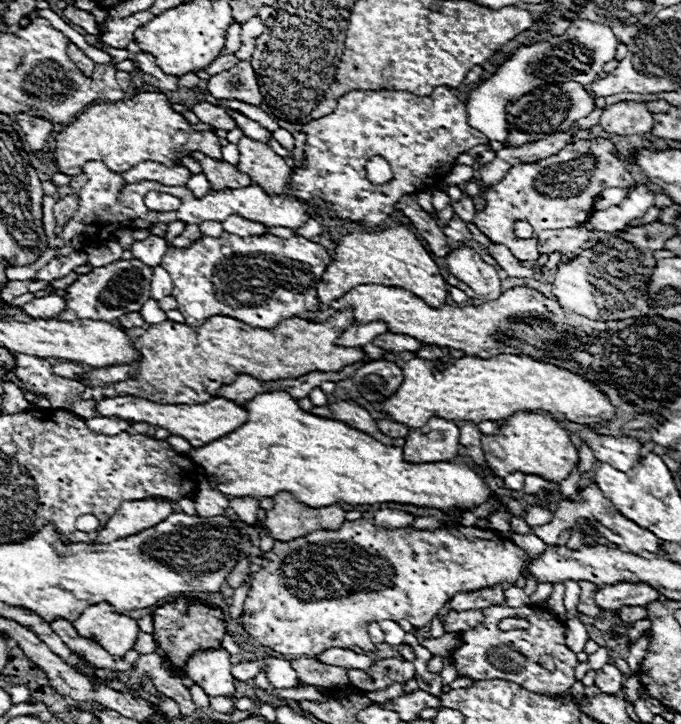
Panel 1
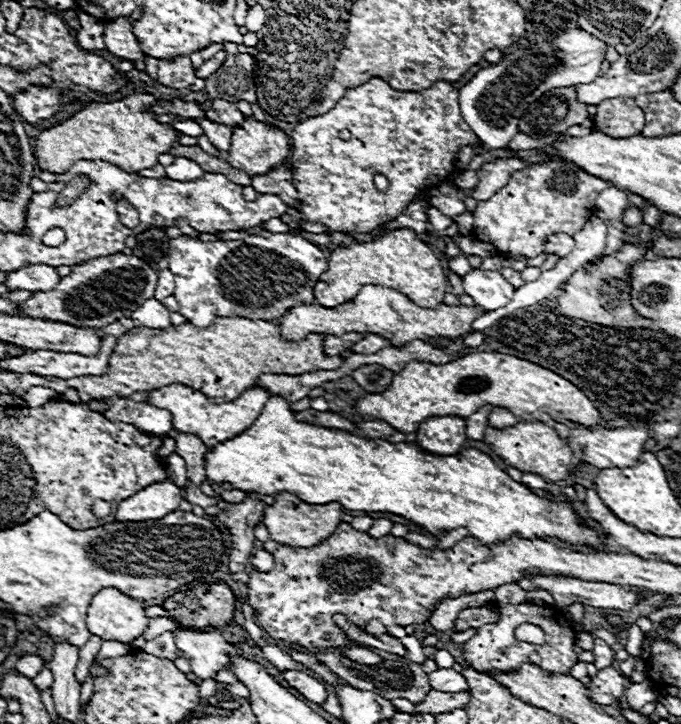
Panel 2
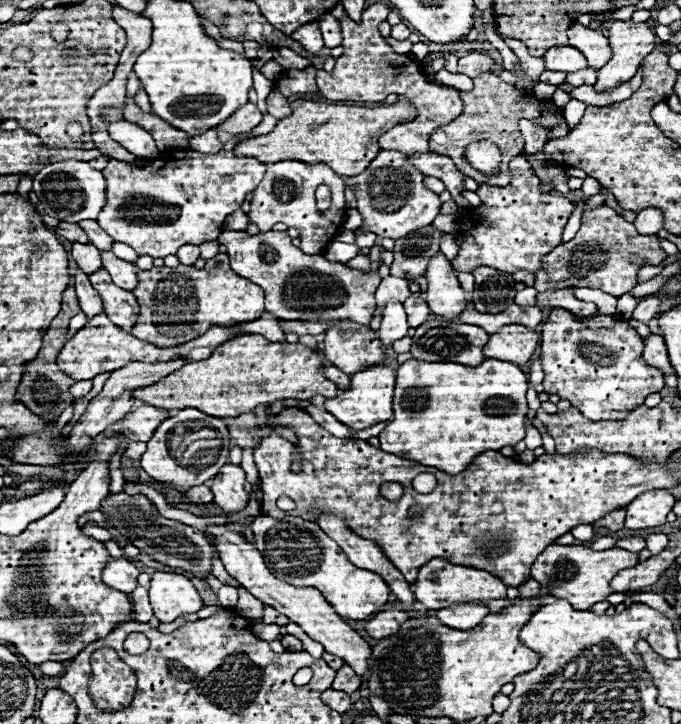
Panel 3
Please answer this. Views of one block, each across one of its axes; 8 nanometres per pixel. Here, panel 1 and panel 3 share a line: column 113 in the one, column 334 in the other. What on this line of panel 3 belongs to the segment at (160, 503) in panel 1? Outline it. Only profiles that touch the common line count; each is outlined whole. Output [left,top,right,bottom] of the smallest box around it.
[318,514,416,606]

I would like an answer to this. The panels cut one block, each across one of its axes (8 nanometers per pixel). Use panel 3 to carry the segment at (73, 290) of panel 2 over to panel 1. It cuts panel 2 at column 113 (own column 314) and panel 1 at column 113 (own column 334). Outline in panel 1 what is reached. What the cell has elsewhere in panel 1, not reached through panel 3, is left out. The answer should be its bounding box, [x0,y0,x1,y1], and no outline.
[60,258,152,322]

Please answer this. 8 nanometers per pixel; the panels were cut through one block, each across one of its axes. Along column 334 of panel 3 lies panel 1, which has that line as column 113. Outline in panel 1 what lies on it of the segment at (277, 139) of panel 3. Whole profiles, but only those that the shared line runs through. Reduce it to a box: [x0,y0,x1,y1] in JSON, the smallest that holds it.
[54,92,222,176]

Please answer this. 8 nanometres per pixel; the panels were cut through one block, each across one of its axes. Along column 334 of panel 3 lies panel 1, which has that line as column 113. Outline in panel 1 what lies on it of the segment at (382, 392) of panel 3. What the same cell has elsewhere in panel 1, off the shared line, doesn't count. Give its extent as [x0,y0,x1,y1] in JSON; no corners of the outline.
[94,394,248,448]

